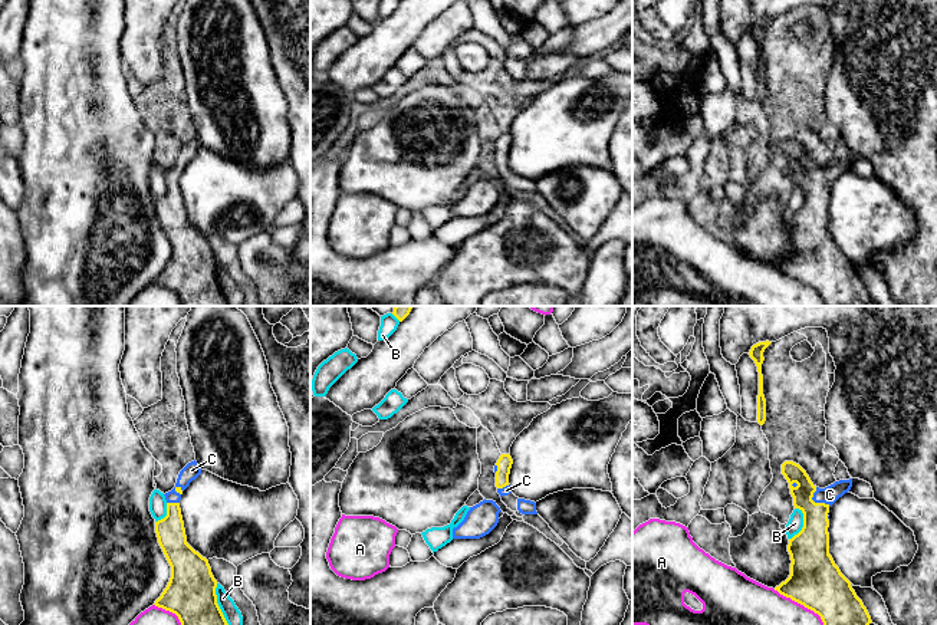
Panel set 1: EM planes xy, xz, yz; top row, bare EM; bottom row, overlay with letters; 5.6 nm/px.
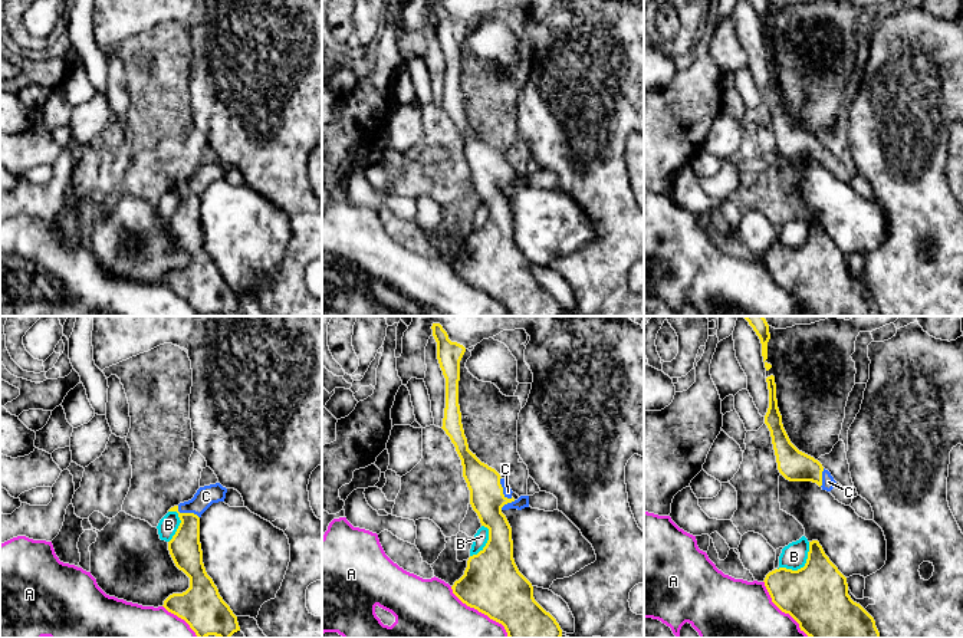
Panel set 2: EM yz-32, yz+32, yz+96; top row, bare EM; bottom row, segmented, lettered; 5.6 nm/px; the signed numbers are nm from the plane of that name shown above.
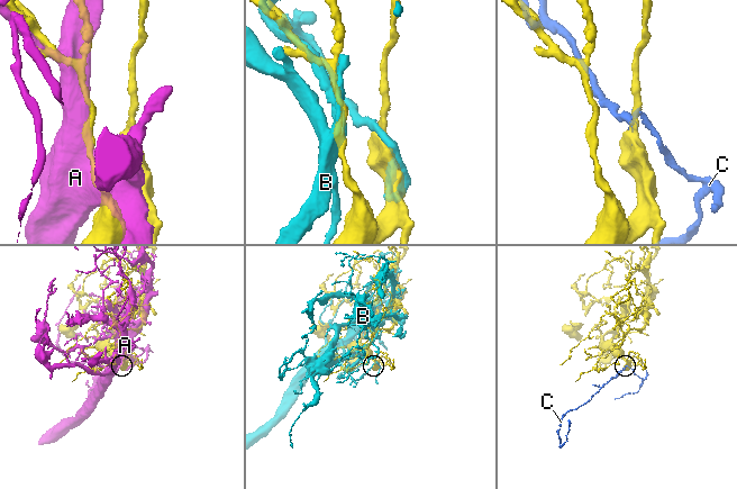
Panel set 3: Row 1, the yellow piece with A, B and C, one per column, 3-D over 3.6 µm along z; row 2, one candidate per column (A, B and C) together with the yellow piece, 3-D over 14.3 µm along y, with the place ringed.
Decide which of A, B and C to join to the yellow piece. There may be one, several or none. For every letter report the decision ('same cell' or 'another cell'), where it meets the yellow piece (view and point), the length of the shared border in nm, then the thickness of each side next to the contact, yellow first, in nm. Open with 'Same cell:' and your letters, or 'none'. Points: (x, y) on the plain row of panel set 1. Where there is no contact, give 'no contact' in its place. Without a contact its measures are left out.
Same cell: C
A: another cell | yz (802, 282) | 360 nm | 300/400 nm
B: another cell | xy (217, 283) | 260 nm | 280/90 nm
C: same cell | yz (814, 180) | 130 nm | 200/100 nm

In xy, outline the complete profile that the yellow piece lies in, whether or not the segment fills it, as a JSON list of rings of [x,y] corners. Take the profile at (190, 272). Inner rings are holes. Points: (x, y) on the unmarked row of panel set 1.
[[[197,139],[178,152],[175,165],[165,171],[167,194],[155,200],[158,221],[171,244],[171,256],[155,284],[175,292],[181,306],[229,306],[217,282],[217,259],[208,239],[188,221],[180,187],[183,170],[201,152]]]

